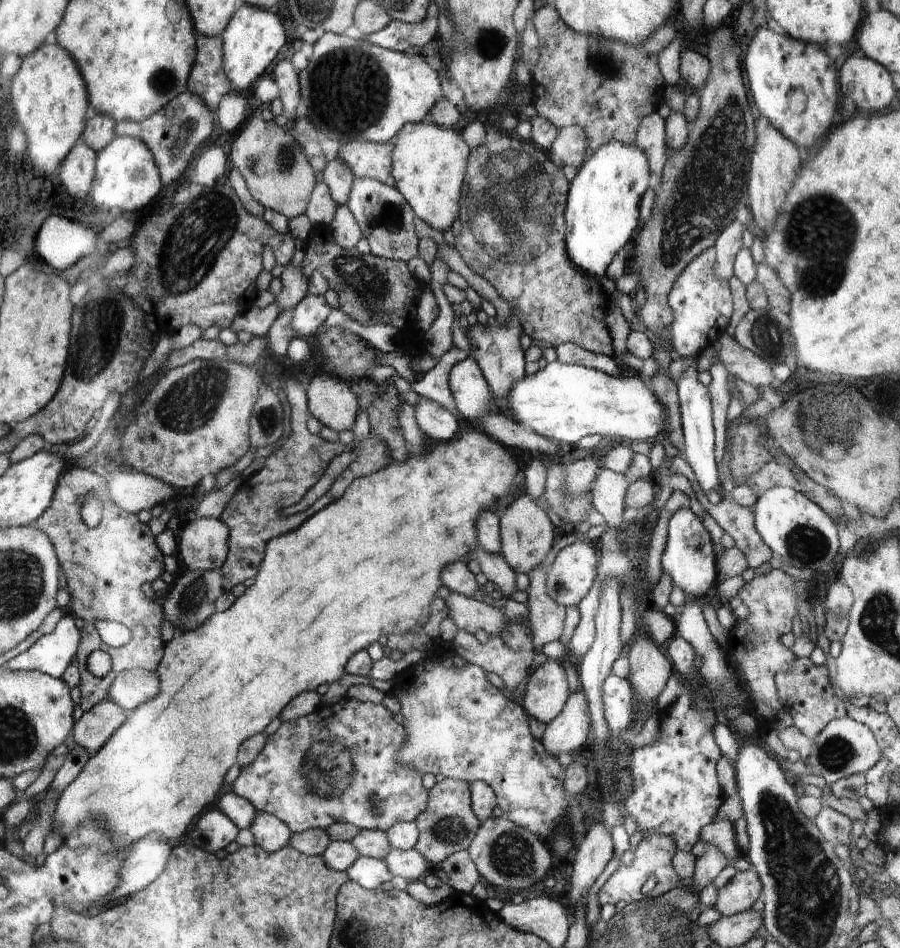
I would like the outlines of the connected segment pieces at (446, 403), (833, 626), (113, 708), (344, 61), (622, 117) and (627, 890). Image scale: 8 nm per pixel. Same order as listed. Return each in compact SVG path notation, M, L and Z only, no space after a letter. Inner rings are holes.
M453 347L438 360L432 370L418 378L417 382L411 386L411 389L418 396L428 398L428 400L436 402L438 406L442 406L442 408L446 408L448 412L454 414L457 411L457 405L454 403L450 391L450 374L452 368L468 356L468 352Z
M842 579L835 581L824 600L826 626L824 635L830 642L841 642L848 627L850 608L854 598Z
M108 699L96 704L76 722L72 736L88 755L95 754L122 726L127 713Z
M326 32L322 40L316 42L307 64L299 73L300 106L305 108L306 117L319 129L321 136L339 143L352 140L393 142L406 122L423 122L434 104L444 96L441 76L427 58L391 51L364 39L351 39L346 34Z
M549 5L535 10L531 19L539 38L540 51L539 63L533 71L533 92L530 96L537 116L546 118L558 129L569 125L580 126L586 136L586 150L589 148L594 152L612 140L635 146L636 130L642 118L655 113L658 106L666 101L668 83L658 68L658 54L679 34L674 24L663 25L643 45L635 47L622 41L576 32L560 18L556 8Z
M650 834L650 836L637 838L633 846L634 860L632 860L632 865L626 866L624 863L620 864L620 867L606 880L606 883L600 892L598 892L598 906L601 908L606 904L616 905L619 902L624 902L626 905L630 906L632 902L640 902L644 898L656 898L674 888L681 887L681 879L679 878L676 870L674 870L674 864L672 860L676 856L678 850L676 849L676 844L670 836L665 836L662 834ZM654 874L658 879L654 890L649 892L647 895L642 894L642 887L648 880L649 876Z

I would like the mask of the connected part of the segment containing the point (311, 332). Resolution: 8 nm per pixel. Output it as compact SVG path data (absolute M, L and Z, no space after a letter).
M307 293L302 301L292 310L292 330L296 337L315 337L331 311L330 306L321 296Z

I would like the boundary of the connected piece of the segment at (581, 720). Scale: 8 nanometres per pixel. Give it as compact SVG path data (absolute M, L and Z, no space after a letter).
M584 692L571 693L564 709L546 726L540 742L554 758L591 742L591 716Z

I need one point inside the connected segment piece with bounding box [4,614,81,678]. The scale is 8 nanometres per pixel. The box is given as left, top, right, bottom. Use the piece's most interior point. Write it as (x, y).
(52, 653)

